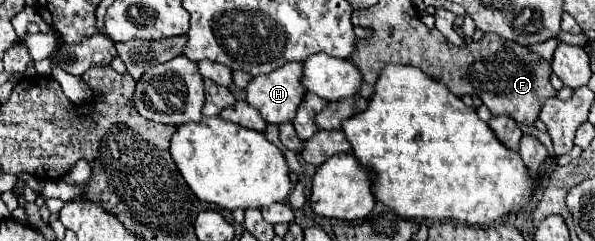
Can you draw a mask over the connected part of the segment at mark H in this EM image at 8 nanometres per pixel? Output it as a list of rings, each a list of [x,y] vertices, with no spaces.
[[[286,63],[268,75],[256,75],[246,87],[246,101],[260,111],[266,123],[282,125],[284,121],[292,121],[298,105],[302,103],[302,97],[306,95],[306,87],[302,85],[302,71],[304,71],[302,63]]]

